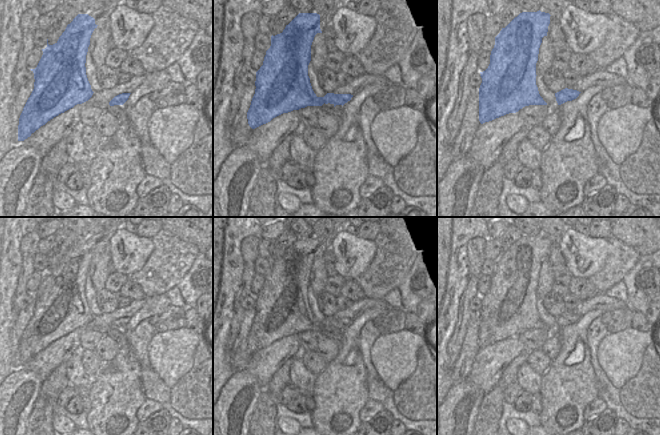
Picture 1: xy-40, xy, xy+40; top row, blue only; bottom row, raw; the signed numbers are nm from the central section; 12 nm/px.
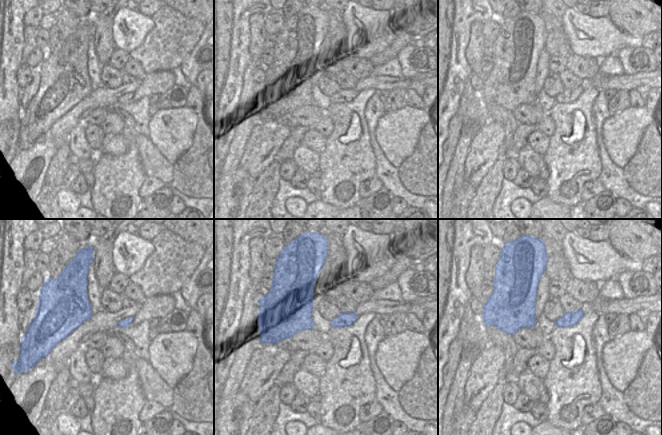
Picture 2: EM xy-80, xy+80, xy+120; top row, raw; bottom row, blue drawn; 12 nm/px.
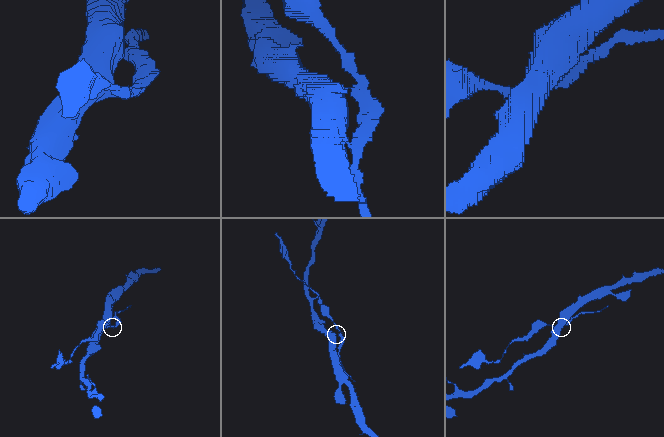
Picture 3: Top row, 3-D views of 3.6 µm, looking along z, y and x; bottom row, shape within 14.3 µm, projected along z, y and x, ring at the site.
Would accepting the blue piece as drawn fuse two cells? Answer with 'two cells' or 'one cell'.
two cells

